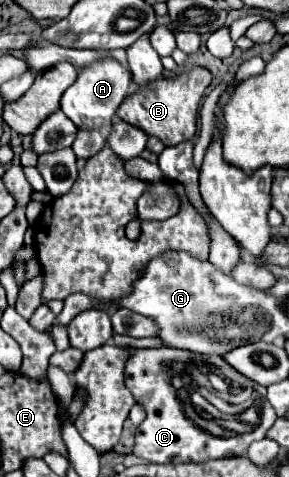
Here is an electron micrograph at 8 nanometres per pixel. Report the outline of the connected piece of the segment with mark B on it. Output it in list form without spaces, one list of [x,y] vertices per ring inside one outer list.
[[[193,67],[175,79],[159,79],[153,83],[153,87],[149,87],[149,91],[145,91],[145,95],[133,95],[133,99],[125,99],[117,109],[117,115],[147,135],[161,139],[167,147],[179,145],[189,141],[197,131],[197,109],[209,83],[211,73],[203,67]]]

